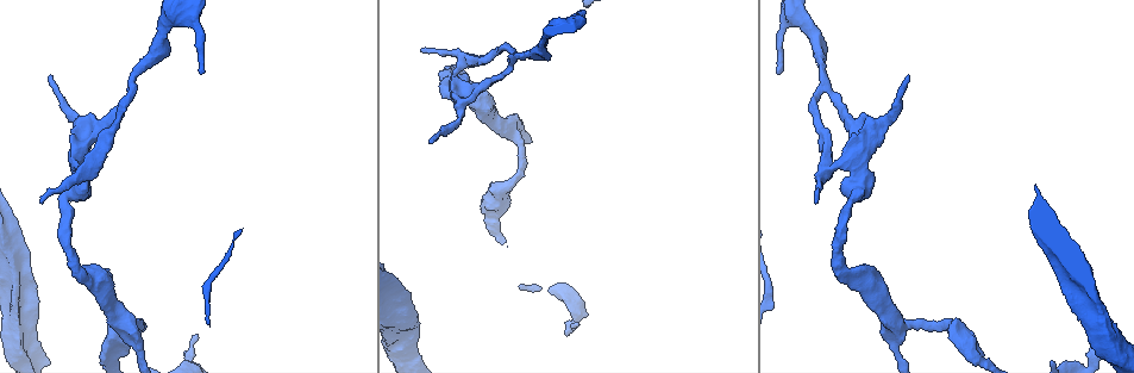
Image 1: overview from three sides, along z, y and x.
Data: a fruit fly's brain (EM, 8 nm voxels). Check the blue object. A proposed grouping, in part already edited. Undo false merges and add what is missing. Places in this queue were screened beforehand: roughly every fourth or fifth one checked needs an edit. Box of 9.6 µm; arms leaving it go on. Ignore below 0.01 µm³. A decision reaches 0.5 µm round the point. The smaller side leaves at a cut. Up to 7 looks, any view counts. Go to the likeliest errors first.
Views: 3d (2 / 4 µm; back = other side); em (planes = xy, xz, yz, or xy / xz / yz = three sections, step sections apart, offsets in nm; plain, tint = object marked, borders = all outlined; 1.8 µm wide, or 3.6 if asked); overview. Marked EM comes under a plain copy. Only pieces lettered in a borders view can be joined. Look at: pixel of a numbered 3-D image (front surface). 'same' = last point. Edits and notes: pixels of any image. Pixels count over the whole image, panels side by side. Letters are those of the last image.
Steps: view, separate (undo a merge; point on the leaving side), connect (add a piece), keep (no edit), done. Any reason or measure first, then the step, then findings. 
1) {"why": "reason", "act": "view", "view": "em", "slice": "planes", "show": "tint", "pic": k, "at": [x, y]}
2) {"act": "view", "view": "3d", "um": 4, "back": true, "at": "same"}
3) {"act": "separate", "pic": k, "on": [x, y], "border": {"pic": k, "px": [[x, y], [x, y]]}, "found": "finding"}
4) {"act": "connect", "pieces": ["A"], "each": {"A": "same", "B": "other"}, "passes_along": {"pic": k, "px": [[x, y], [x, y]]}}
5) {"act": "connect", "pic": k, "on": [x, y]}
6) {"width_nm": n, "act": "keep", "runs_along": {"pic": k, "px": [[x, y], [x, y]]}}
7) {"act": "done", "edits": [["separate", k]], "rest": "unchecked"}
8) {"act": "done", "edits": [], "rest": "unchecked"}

{"why": "thick turns thin", "act": "view", "view": "3d", "um": 2, "pic": 1, "at": [181, 11]}

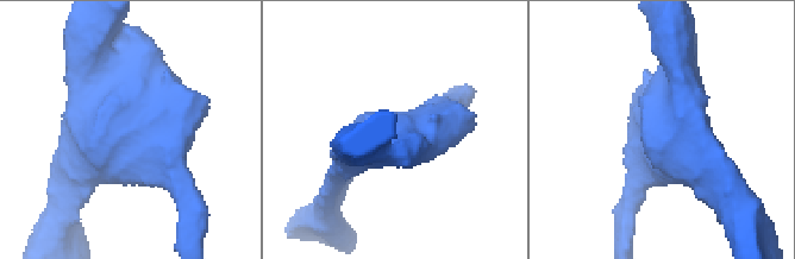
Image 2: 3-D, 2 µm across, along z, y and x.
{"why": "shape alone is not enough", "act": "view", "view": "em", "slice": "planes", "show": "tint", "pic": 2, "at": [660, 129]}

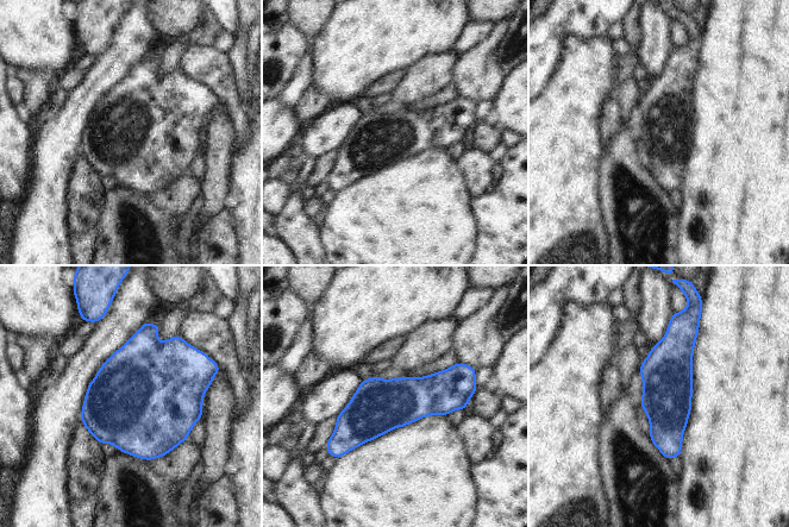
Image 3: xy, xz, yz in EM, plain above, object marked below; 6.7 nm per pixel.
{"act": "view", "view": "em", "slice": "planes", "show": "borders", "at": "same"}

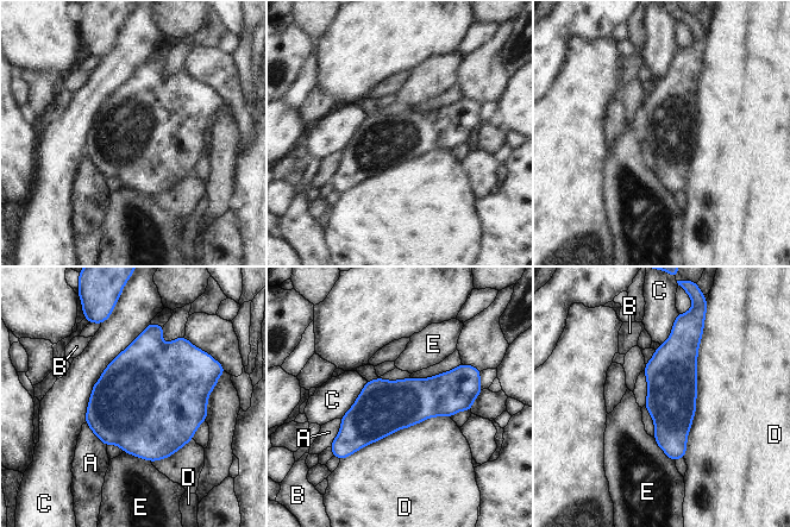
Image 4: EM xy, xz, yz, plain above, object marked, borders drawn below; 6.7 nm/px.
{"width_nm": 340, "act": "keep", "each": {"A": "other", "B": "other", "C": "other", "D": "other", "E": "other"}, "runs_along": {"pic": 4, "px": [[471, 394], [383, 407], [340, 438]]}, "found": "one neuron here"}

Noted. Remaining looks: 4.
{"why": "branch stops here", "act": "view", "view": "em", "slice": "xy", "step": 4, "show": "tint", "pic": 1, "at": [576, 322]}

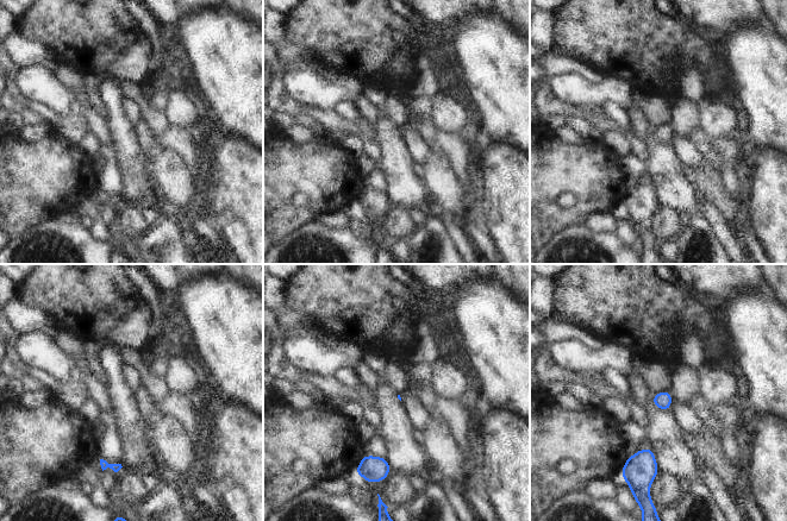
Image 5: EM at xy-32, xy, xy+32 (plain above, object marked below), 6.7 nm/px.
{"act": "view", "view": "em", "slice": "planes", "show": "borders", "at": "same"}

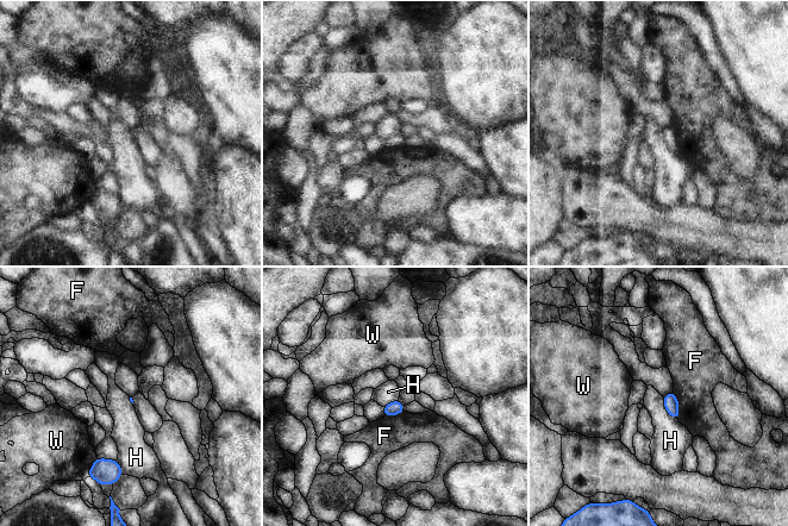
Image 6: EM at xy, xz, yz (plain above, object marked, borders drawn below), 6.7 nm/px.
{"act": "keep", "each": {"F": "other", "H": "other", "W": "other"}, "border": {"pic": 6, "px": [[662, 396], [665, 411], [677, 420]]}, "found": "none of them fits"}

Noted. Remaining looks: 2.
{"why": "free end", "act": "view", "view": "3d", "um": 4, "pic": 1, "at": [816, 202]}

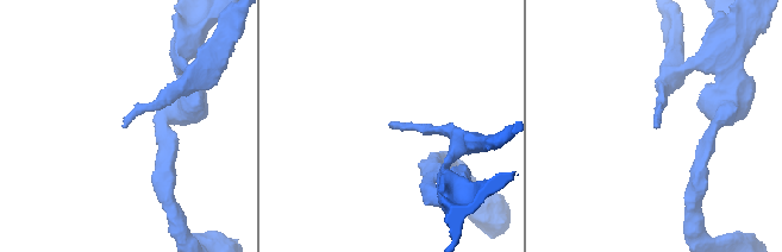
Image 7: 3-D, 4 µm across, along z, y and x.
{"act": "view", "view": "em", "slice": "planes", "show": "borders", "pic": 7, "at": [391, 122]}

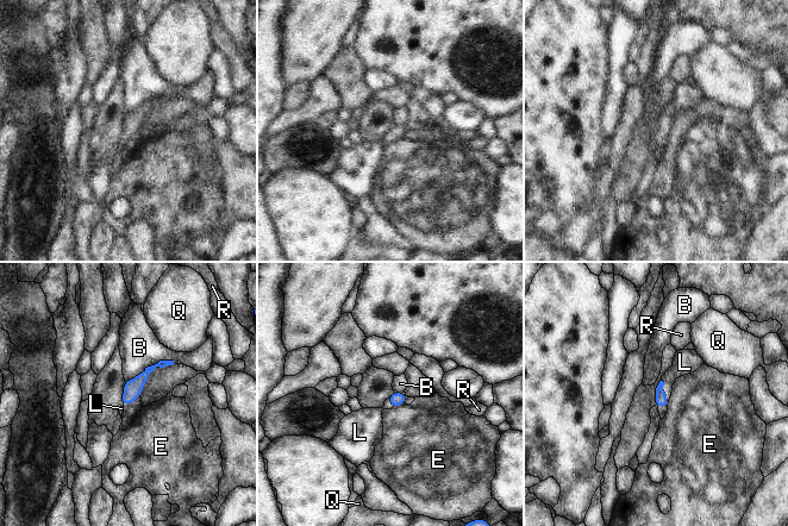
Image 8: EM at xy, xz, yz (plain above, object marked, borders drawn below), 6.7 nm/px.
{"act": "connect", "pieces": ["L"], "each": {"B": "other", "E": "other", "L": "same", "Q": "other", "R": "other"}, "passes_along": {"pic": 8, "px": [[661, 400], [663, 390], [685, 362]]}, "found": "the neuron continues"}

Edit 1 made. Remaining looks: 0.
{"act": "done", "edits": [["connect", 8]], "rest": "unchecked"}

